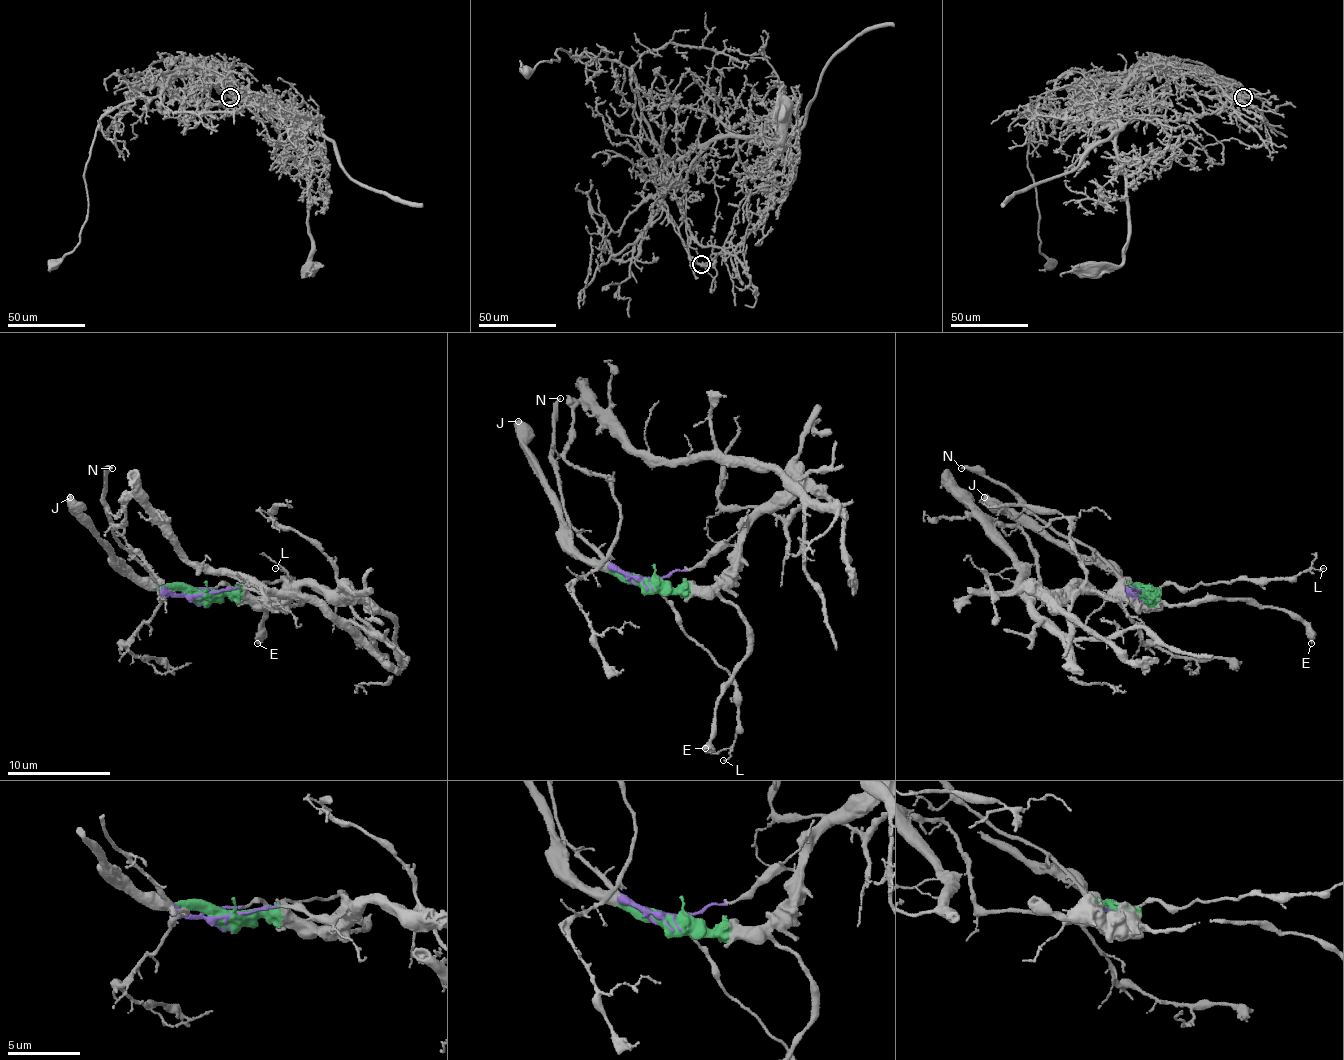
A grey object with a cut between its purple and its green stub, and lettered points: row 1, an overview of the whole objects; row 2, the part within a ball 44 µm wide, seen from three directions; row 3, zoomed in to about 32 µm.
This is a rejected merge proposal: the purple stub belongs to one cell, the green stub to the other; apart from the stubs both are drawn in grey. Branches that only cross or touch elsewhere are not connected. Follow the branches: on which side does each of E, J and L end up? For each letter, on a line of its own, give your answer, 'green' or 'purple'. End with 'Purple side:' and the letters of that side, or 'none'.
E: green
J: green
L: purple
Purple side: L

